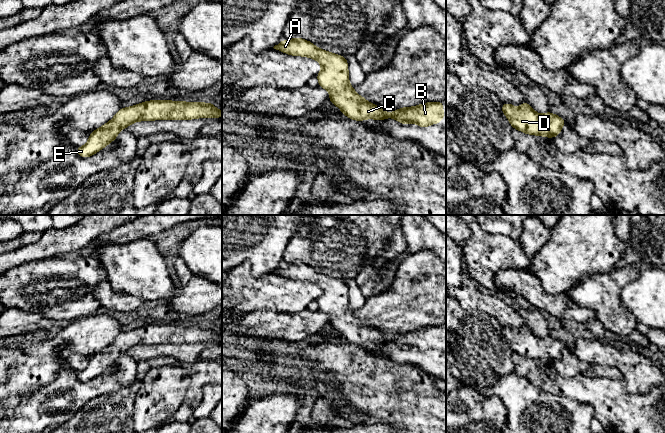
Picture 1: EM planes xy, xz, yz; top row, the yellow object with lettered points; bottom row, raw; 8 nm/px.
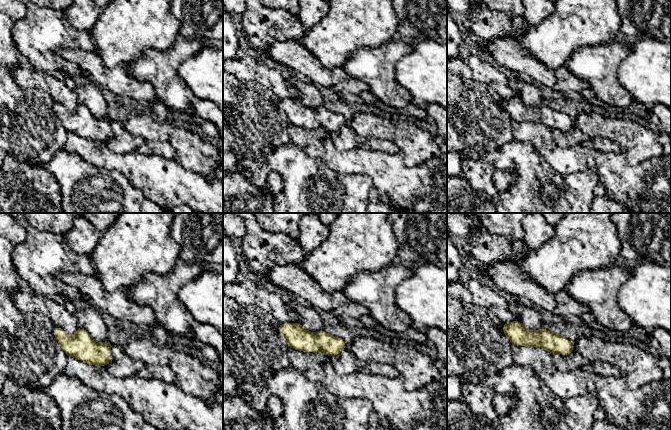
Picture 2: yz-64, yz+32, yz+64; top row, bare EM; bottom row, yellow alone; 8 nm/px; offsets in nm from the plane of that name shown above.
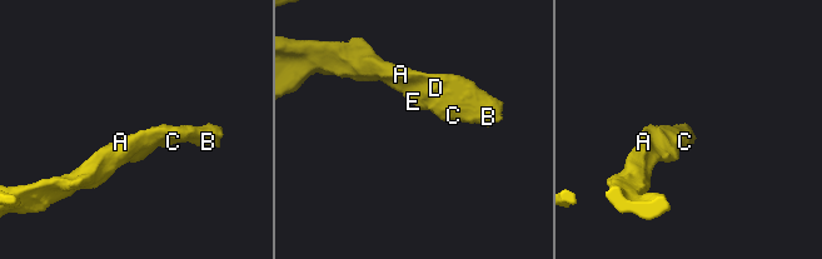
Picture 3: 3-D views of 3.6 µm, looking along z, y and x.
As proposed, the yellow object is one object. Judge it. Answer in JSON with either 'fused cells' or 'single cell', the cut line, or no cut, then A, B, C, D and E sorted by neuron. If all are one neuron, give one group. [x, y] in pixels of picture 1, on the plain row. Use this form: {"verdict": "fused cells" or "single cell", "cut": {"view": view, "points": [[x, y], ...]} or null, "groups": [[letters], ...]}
{"verdict": "single cell", "cut": null, "groups": [["A", "B", "C", "D", "E"]]}

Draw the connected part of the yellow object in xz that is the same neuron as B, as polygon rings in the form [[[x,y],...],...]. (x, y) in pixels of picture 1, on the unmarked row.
[[[296,261],[291,264],[282,264],[273,272],[288,279],[317,284],[322,289],[322,294],[316,299],[318,310],[330,316],[329,325],[339,331],[349,343],[363,345],[368,342],[374,344],[394,342],[399,347],[415,347],[426,353],[430,348],[438,348],[445,341],[443,325],[423,327],[386,337],[383,332],[369,327],[356,318],[355,312],[349,309],[346,281],[319,273],[314,267],[305,263]]]

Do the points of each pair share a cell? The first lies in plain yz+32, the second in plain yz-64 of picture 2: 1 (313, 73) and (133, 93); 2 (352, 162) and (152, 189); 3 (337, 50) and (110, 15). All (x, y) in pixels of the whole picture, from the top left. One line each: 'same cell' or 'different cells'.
1: same cell
2: same cell
3: same cell

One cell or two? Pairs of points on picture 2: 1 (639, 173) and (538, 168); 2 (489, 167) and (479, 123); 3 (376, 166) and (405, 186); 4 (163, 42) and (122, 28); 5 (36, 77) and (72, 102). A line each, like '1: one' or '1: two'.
1: two
2: two
3: one
4: one
5: one

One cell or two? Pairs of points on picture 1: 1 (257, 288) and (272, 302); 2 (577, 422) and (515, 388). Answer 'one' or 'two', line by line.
1: one
2: one

